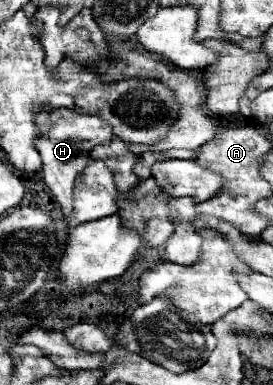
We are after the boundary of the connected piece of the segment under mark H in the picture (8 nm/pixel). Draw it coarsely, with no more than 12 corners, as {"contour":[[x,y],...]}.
{"contour":[[39,112],[35,148],[43,180],[71,218],[75,178],[95,144],[109,144],[99,116]]}

